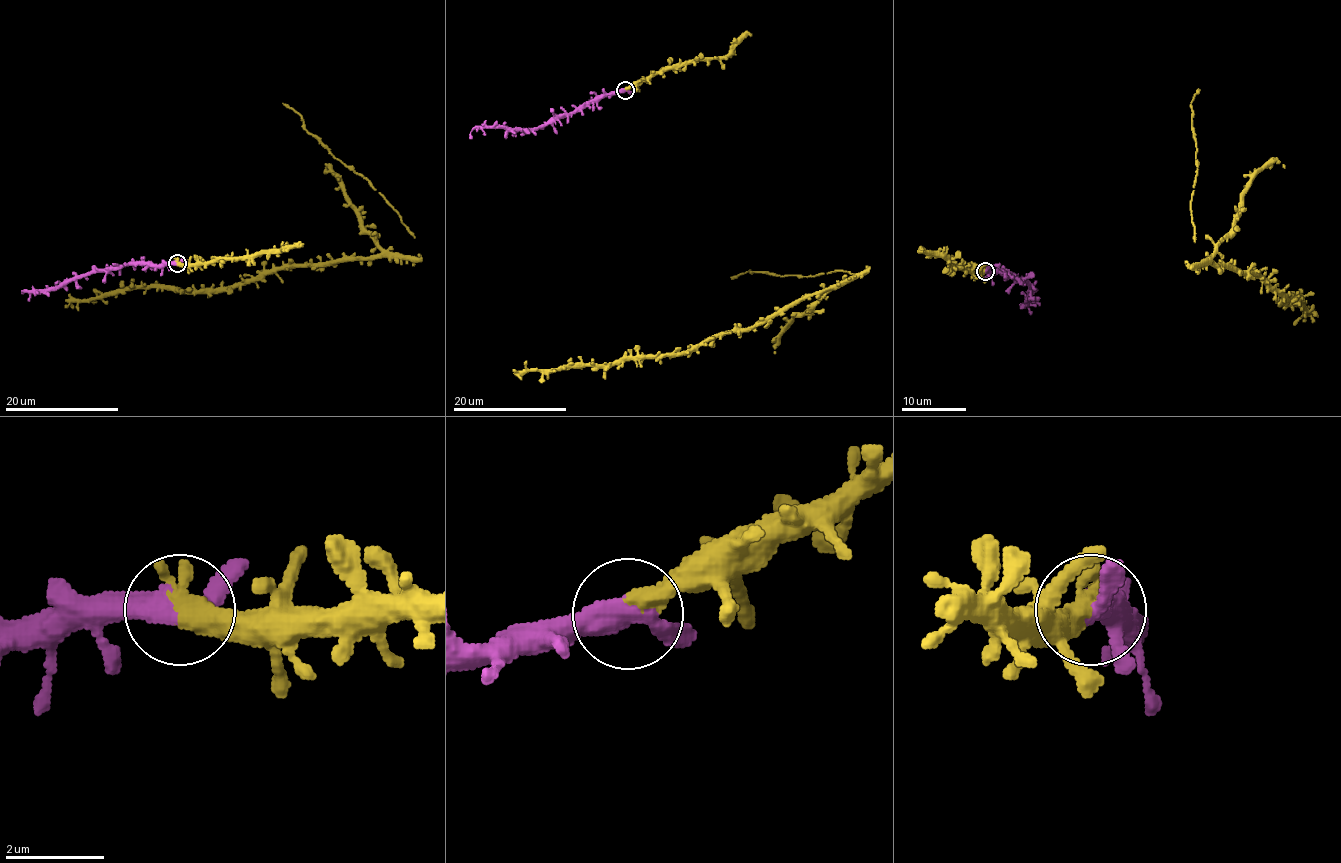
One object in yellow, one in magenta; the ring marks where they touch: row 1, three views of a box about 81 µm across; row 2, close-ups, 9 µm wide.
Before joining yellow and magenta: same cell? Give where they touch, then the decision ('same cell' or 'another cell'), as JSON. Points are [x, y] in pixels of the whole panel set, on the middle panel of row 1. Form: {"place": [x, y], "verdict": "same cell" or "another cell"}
{"place": [625, 90], "verdict": "same cell"}

